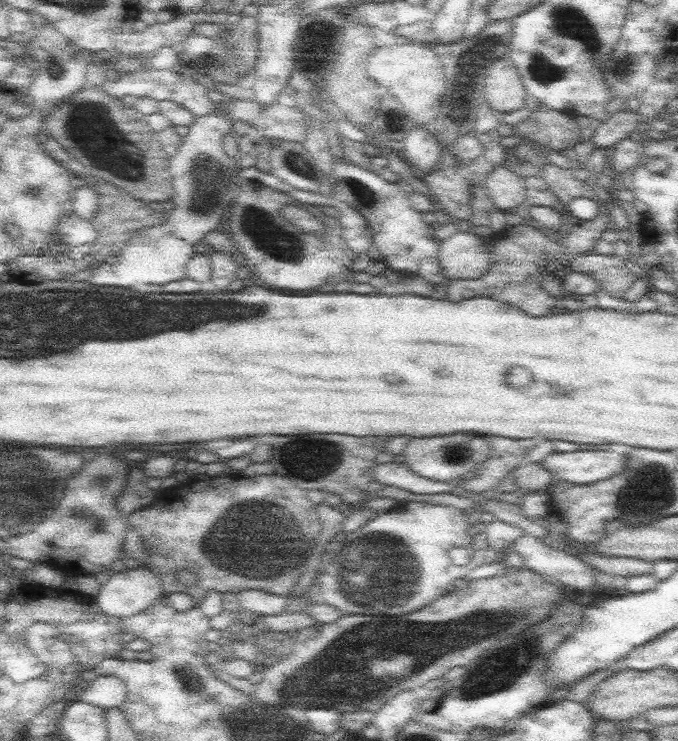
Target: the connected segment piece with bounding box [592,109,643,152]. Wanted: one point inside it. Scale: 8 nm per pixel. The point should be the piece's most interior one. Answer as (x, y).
(616, 127)

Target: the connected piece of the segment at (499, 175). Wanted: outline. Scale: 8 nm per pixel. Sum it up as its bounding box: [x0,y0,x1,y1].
[484,163,526,211]

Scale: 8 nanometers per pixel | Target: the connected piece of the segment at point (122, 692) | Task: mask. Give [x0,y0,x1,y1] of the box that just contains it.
[79,675,127,709]

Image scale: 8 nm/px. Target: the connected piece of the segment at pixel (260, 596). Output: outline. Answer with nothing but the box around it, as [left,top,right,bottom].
[237,590,289,616]

